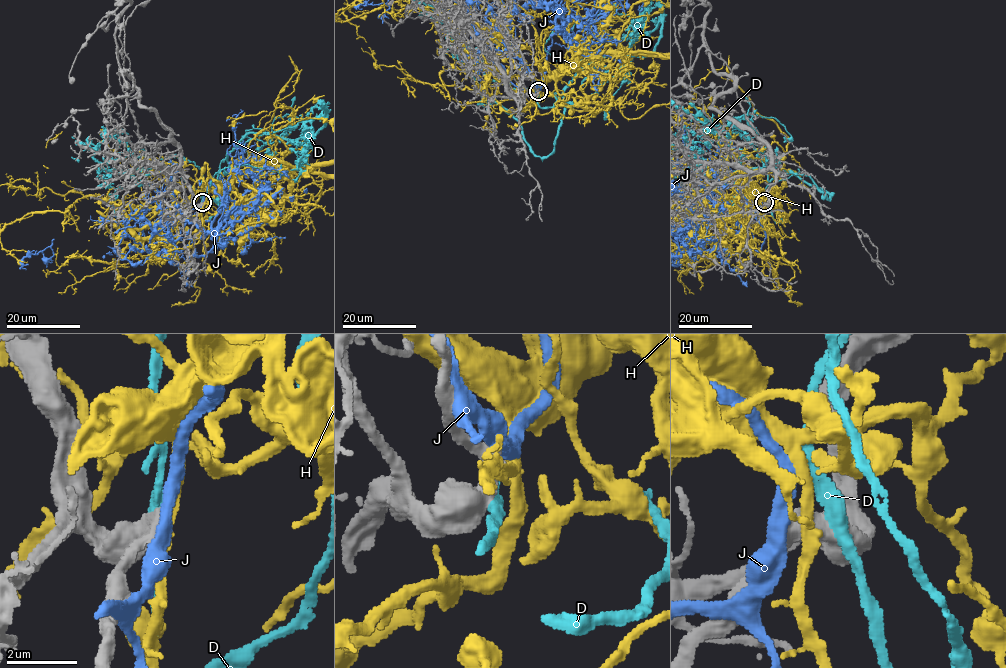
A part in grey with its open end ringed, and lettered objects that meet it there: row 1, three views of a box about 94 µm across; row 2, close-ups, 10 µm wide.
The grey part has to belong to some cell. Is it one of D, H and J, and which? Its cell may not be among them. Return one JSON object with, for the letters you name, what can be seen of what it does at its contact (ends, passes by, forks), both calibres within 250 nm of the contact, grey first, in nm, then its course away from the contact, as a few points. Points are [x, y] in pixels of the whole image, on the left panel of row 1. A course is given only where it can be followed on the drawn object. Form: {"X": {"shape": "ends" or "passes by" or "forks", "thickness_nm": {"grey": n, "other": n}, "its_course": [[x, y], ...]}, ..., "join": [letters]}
{"join": []}

